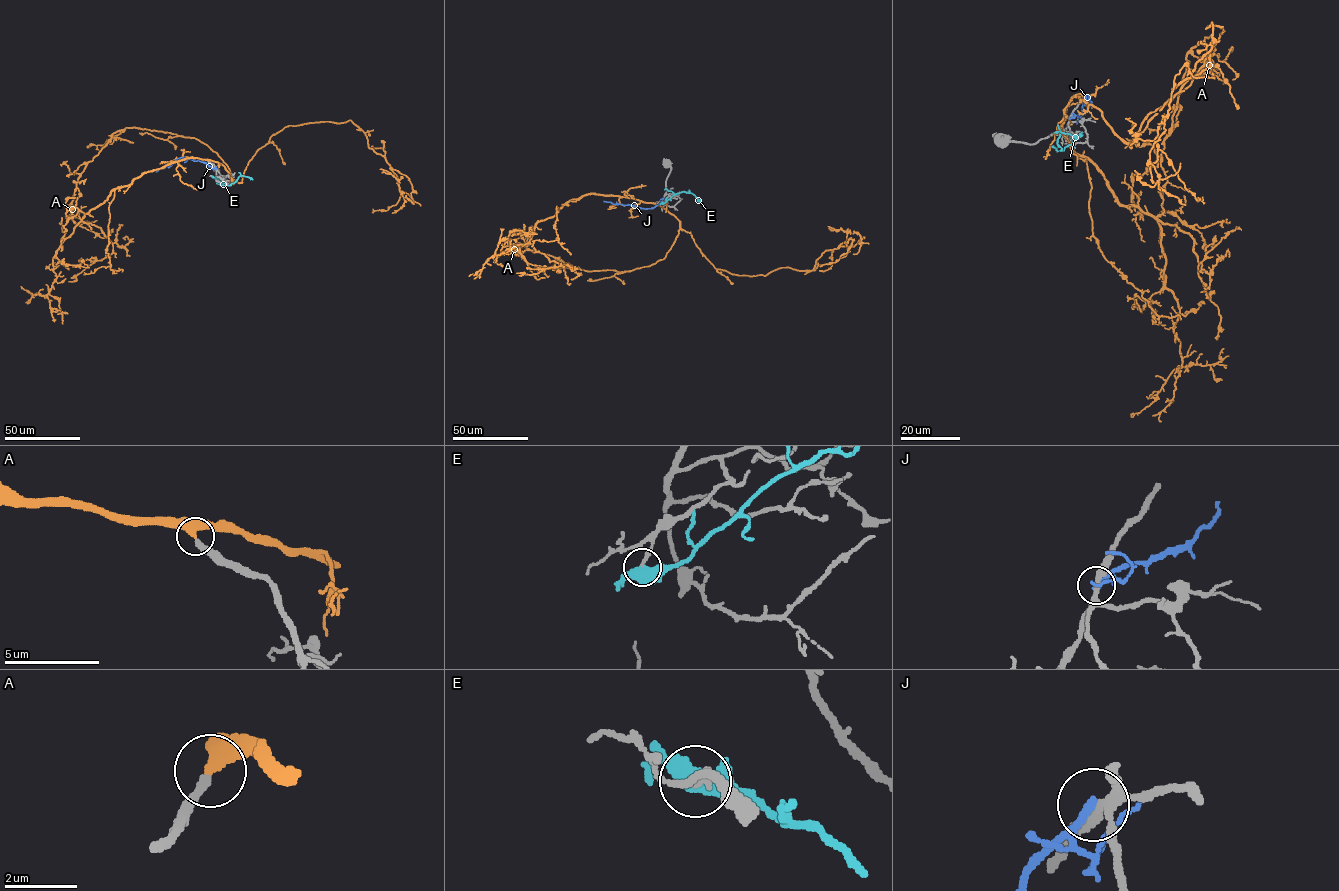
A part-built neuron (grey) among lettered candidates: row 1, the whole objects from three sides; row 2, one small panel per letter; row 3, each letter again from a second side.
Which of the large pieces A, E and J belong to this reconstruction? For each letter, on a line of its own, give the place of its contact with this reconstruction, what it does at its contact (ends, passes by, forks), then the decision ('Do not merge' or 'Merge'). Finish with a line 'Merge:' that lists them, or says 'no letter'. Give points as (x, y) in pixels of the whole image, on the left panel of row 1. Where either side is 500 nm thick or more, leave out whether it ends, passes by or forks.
A: Touches grey at (207, 160). It ends there. Merge
E: Touches grey at (214, 177). It forks there. Do not merge
J: Touches grey at (215, 169). It ends there. Do not merge
Merge: A

